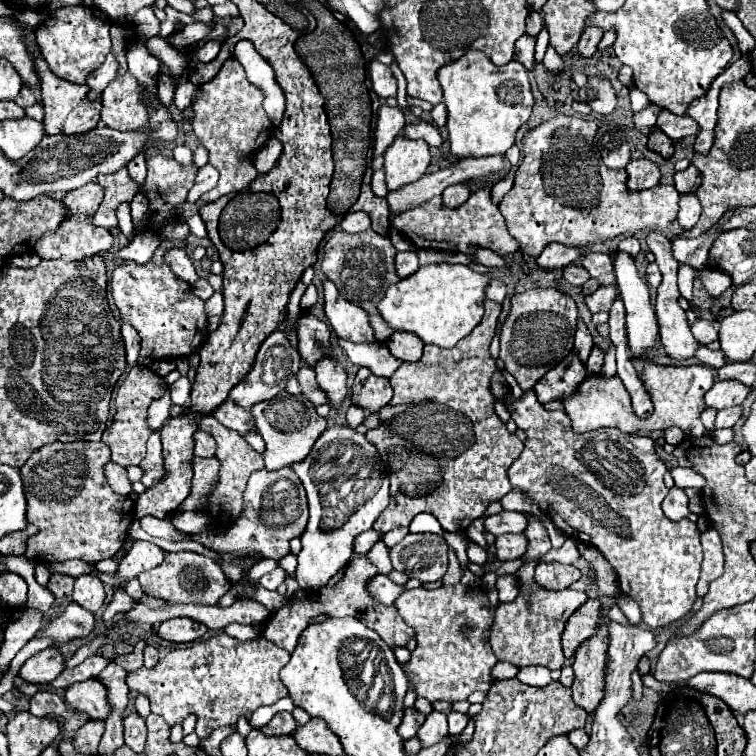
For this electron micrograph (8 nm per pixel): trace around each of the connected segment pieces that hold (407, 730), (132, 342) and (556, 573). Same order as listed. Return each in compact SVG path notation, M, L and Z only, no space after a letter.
M406 708L404 720L402 720L402 726L398 728L398 732L402 734L404 740L410 740L416 736L416 732L424 724L424 720L426 720L426 716L422 712L418 712L416 708Z
M122 324L122 338L126 344L126 352L128 352L126 360L130 366L134 366L138 360L138 354L140 354L140 336L130 324Z
M558 562L536 566L536 584L544 590L566 590L578 582L582 572L576 566L564 566Z

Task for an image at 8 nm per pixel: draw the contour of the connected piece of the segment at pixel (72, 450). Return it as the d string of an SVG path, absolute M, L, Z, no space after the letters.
M54 442L50 446L42 446L36 450L28 462L20 468L26 498L28 498L28 522L36 524L40 532L28 540L26 558L34 562L62 562L70 558L78 558L84 562L98 562L104 558L112 558L124 544L128 528L134 520L134 500L130 496L118 496L112 492L110 484L104 476L104 466L110 462L108 446L100 442Z

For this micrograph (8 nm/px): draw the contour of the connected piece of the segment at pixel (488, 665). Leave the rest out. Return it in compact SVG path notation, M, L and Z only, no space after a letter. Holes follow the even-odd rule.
M456 584L438 590L406 590L406 594L396 600L396 606L406 624L418 630L418 646L412 652L412 660L404 666L418 696L428 698L430 702L458 702L466 700L474 690L486 692L492 686L494 678L490 672L500 660L492 652L488 640L484 640L484 630L492 626L496 606L490 604L484 588ZM464 626L472 628L472 634L462 634Z

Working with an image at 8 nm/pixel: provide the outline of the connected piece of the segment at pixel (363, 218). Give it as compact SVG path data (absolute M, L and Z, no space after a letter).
M348 212L340 226L344 232L360 234L360 232L366 232L372 226L372 222L370 222L370 216L366 212Z

